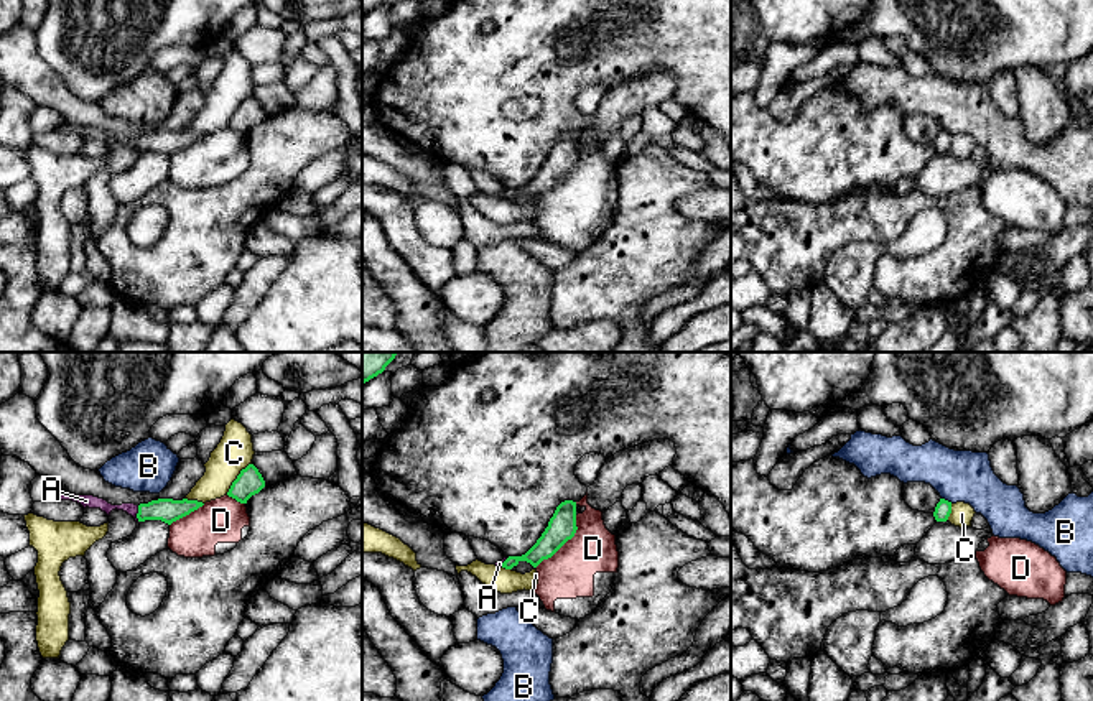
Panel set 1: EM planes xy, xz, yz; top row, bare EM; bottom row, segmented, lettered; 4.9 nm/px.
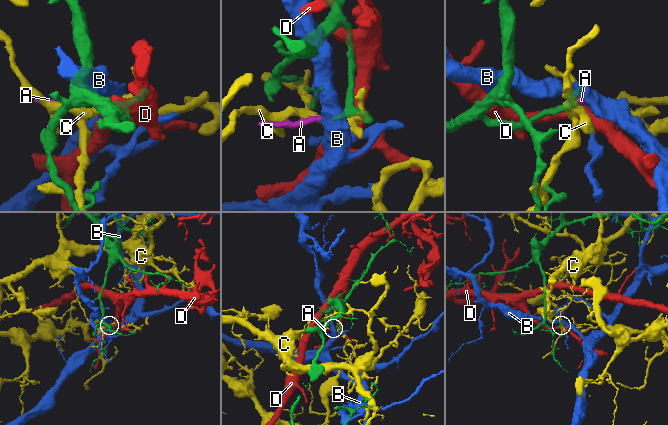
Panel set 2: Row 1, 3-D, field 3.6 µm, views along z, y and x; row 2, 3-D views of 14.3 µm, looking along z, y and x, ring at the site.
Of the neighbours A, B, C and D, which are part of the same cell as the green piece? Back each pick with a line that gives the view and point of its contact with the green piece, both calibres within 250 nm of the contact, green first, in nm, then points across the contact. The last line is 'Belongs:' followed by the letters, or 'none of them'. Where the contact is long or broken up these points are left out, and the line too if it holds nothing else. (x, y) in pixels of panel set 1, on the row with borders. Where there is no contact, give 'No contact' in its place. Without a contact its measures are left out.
A: Touches green at xy (137, 514). Thickness 120 nm (green) against 60 nm. Path across: xy (168, 510), (137, 514), (88, 501)
Belongs: A

